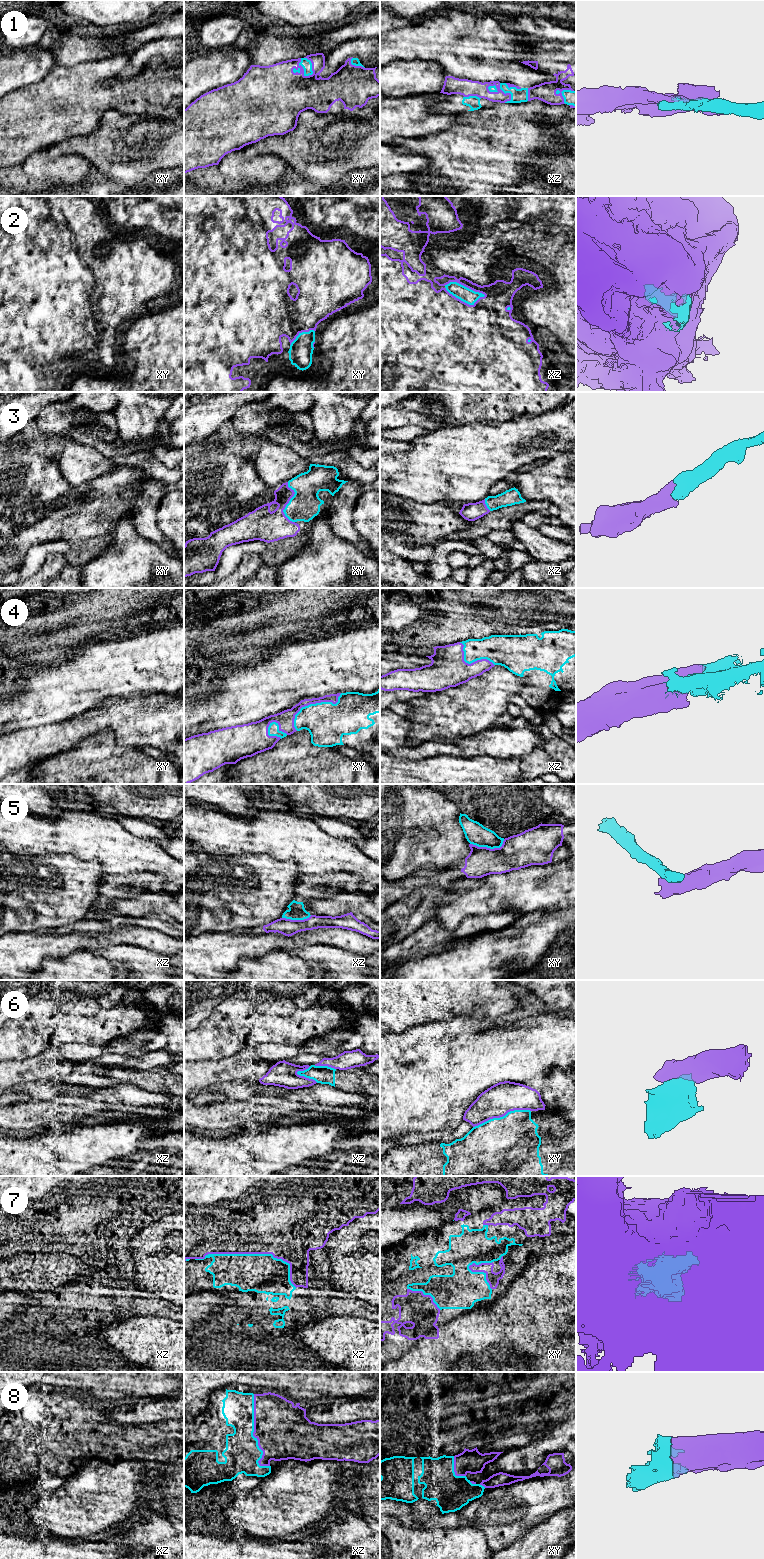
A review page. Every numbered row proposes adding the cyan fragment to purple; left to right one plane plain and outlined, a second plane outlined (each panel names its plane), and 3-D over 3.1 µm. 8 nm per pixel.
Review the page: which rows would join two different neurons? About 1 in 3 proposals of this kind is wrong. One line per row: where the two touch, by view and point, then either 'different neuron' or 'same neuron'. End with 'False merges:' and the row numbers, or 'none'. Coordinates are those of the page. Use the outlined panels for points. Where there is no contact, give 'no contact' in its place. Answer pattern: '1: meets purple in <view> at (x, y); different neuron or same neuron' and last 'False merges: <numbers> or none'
1: meets purple in xy at (303, 74); same neuron
2: meets purple in xz at (465, 286); same neuron
3: meets purple in xy at (288, 502); same neuron
4: meets purple in xy at (313, 703); same neuron
5: meets purple in xy at (488, 848); different neuron
6: meets purple in xy at (501, 1116); different neuron
7: meets purple in xz at (254, 1253); different neuron
8: meets purple in xz at (253, 1434); same neuron
False merges: 5, 6, 7

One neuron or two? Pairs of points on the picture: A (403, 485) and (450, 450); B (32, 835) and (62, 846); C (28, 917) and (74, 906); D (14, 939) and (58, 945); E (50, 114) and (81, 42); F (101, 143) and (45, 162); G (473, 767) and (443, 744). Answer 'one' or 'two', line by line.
A: one
B: one
C: one
D: one
E: one
F: two
G: two

